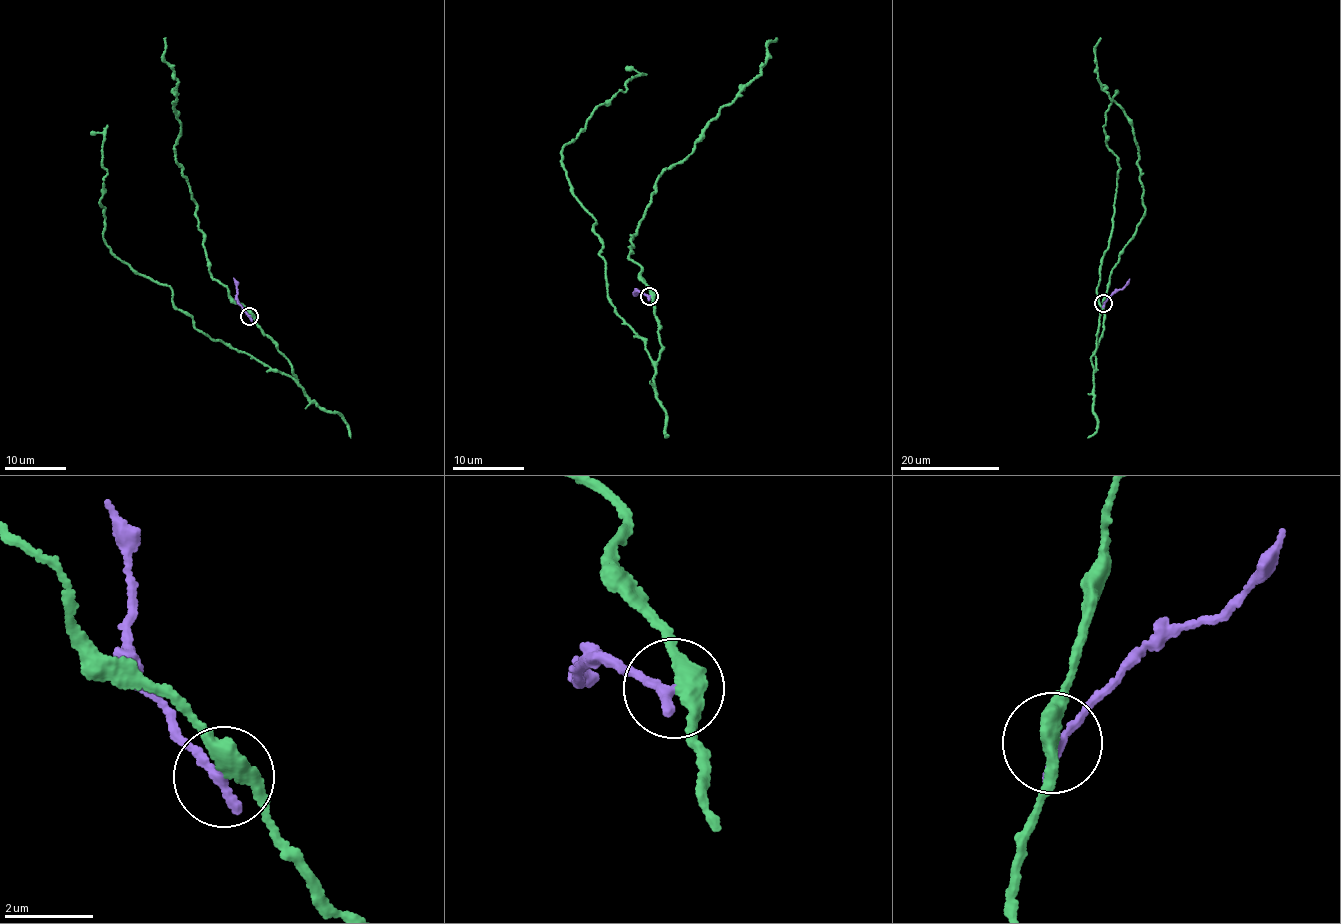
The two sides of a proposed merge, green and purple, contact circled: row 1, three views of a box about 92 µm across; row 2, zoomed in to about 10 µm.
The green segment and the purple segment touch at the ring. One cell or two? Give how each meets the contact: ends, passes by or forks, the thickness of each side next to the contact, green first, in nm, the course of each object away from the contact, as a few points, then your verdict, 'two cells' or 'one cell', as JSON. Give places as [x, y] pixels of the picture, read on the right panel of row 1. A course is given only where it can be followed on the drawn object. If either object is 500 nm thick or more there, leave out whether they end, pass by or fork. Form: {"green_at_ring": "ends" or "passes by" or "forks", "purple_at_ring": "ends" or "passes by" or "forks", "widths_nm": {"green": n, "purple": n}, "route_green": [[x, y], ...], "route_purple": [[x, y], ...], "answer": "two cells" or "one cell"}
{"green_at_ring": "passes by", "purple_at_ring": "ends", "widths_nm": {"green": 360, "purple": 240}, "route_green": [[1103, 303], [1094, 369], [1094, 350], [1105, 319], [1097, 288], [1120, 166], [1106, 145], [1103, 125], [1117, 91]], "route_purple": [[1103, 303], [1130, 279]], "answer": "two cells"}

